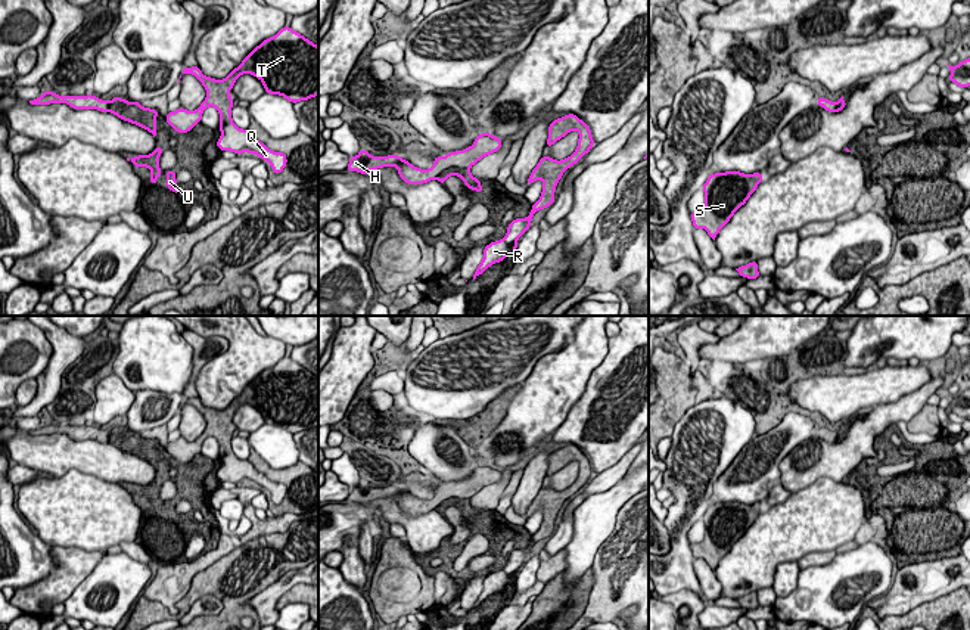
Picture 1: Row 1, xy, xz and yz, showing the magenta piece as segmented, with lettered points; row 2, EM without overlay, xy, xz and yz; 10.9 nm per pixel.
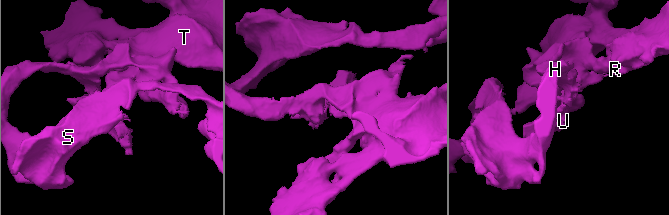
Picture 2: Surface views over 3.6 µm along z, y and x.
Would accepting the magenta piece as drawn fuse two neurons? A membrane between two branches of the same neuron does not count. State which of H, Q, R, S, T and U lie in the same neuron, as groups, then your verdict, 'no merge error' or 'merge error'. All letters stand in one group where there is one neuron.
H Q R S T / U | merge error

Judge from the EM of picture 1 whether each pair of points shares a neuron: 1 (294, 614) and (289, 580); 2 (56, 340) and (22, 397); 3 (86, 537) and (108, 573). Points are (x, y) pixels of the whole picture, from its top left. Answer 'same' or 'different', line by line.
1: different
2: different
3: different

